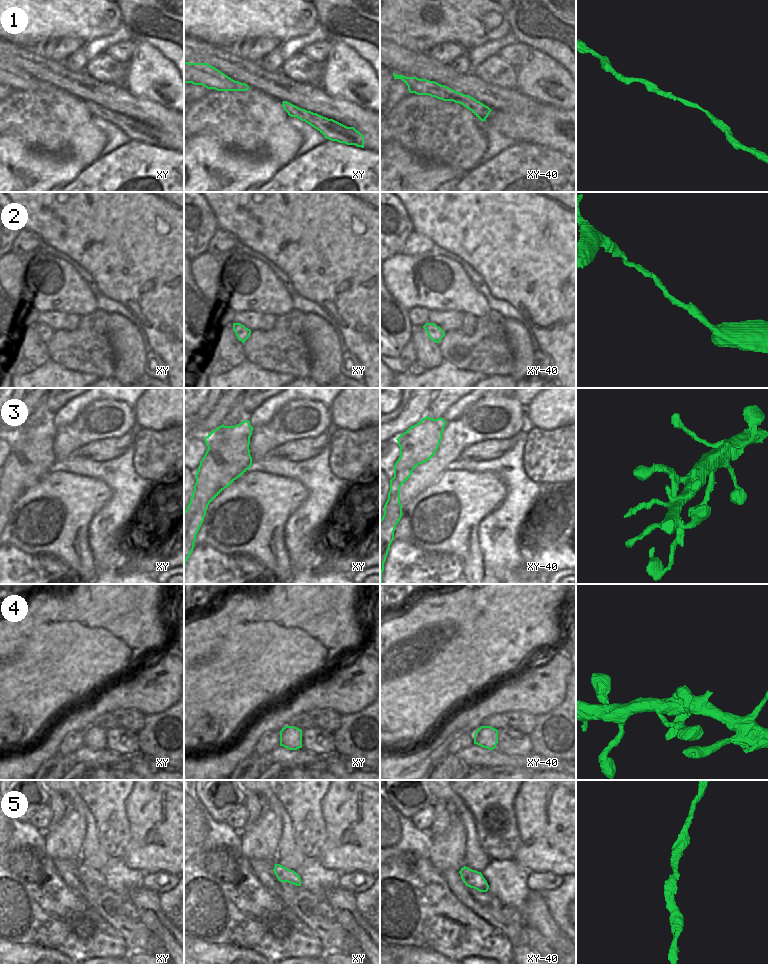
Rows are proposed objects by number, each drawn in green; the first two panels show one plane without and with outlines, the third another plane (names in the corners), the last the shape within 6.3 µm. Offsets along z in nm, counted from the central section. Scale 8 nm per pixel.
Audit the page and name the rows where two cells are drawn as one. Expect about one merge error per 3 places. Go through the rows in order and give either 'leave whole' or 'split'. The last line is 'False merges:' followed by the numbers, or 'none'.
1: leave whole
2: leave whole
3: leave whole
4: leave whole
5: leave whole
False merges: none

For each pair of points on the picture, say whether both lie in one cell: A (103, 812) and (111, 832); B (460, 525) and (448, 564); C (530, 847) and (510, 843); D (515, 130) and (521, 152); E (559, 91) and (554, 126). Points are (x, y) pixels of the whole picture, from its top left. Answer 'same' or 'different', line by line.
A: same
B: different
C: different
D: different
E: different

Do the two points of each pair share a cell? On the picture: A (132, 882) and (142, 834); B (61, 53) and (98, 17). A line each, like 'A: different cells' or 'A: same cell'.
A: different cells
B: different cells

